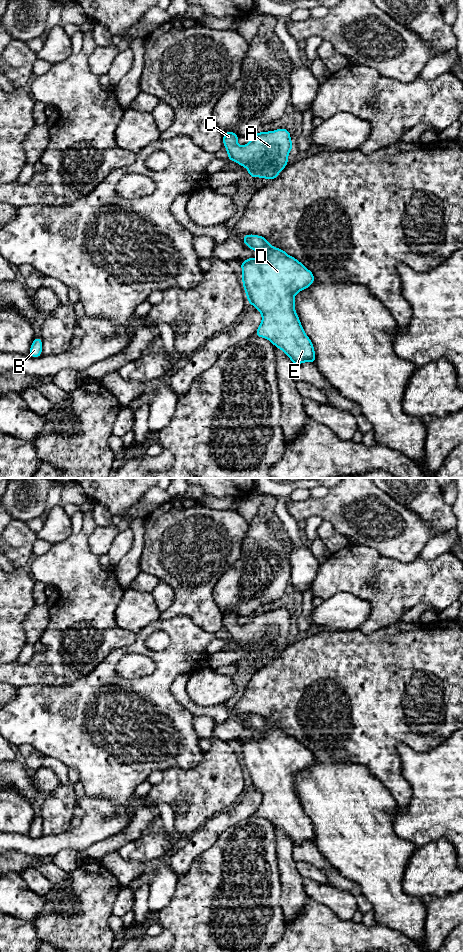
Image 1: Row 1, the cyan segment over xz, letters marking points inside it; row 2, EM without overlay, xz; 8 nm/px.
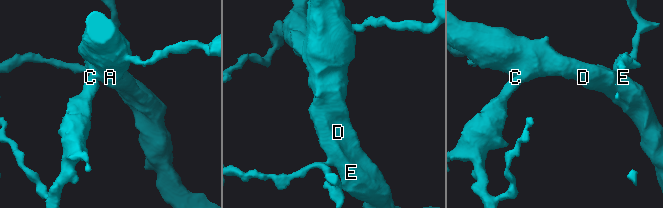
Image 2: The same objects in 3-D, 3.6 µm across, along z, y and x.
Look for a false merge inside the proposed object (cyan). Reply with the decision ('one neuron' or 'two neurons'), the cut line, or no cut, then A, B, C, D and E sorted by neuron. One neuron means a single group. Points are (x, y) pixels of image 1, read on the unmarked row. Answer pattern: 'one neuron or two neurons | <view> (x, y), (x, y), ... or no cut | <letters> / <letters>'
one neuron | no cut | A B C D E

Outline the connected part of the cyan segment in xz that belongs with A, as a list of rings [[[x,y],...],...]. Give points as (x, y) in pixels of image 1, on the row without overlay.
[[[285,608],[258,612],[244,626],[237,625],[239,615],[235,612],[222,614],[228,639],[247,648],[250,658],[267,658],[269,661],[277,658],[288,645],[289,632],[294,628],[290,611]]]

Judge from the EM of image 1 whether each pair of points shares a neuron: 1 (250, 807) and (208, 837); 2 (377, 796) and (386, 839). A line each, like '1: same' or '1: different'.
1: same
2: same

